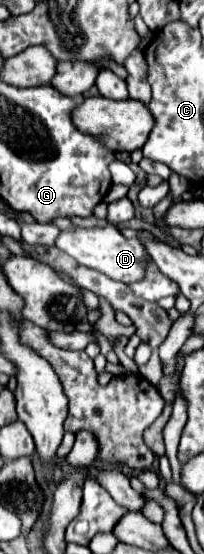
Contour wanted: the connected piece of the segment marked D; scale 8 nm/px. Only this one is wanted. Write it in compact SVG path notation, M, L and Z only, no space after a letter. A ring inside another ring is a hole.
M105 226L105 228L73 228L73 230L63 230L61 236L55 242L57 248L73 256L79 264L93 268L101 274L107 274L109 278L117 282L137 282L145 276L145 270L149 266L149 254L145 248L145 242L141 238L125 238L117 228Z

